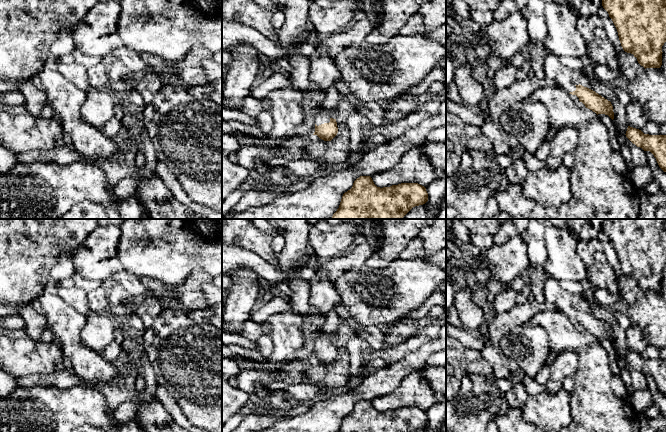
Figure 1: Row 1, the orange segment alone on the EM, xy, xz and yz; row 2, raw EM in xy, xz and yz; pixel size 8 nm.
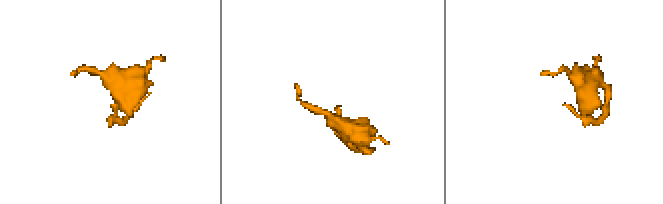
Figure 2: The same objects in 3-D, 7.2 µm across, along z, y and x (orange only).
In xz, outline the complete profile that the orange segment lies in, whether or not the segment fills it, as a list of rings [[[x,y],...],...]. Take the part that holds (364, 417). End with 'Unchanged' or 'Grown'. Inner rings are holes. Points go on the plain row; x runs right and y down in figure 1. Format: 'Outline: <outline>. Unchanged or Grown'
Outline: [[[360,400],[354,405],[352,412],[343,418],[339,432],[413,432],[427,425],[426,412],[418,407],[401,407],[380,412],[370,400]]]. Unchanged

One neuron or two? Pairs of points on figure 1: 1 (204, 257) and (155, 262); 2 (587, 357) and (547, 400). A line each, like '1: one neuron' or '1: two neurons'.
1: one neuron
2: two neurons

